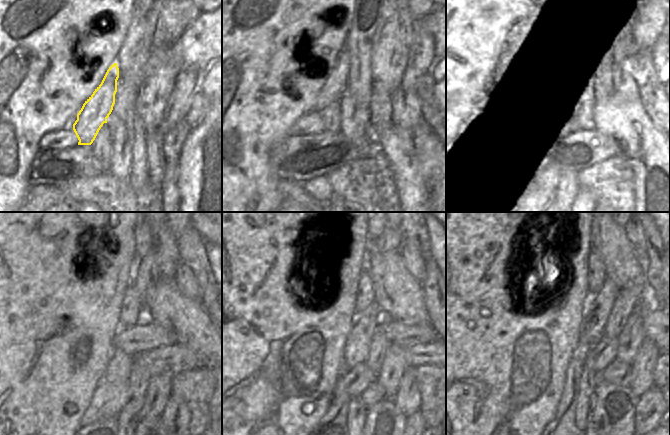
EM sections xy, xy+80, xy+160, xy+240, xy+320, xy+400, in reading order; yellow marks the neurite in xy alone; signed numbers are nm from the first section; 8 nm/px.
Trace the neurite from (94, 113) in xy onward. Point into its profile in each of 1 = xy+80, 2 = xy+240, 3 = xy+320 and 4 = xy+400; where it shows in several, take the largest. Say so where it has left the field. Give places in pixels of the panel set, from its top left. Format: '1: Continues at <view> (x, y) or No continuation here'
1: Continues at xy+80 (334, 88)
2: Continues at xy+240 (144, 240)
3: Continues at xy+320 (373, 232)
4: No continuation here

